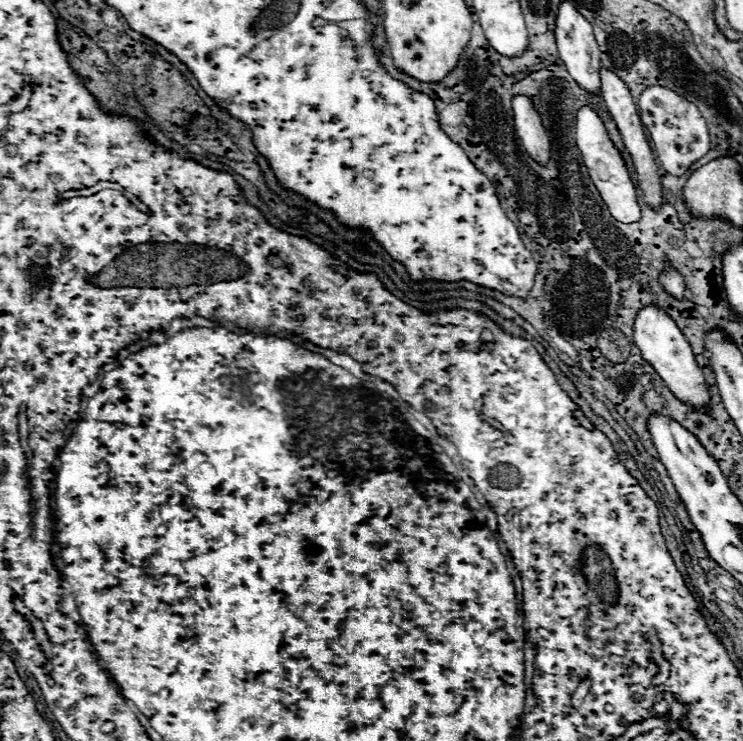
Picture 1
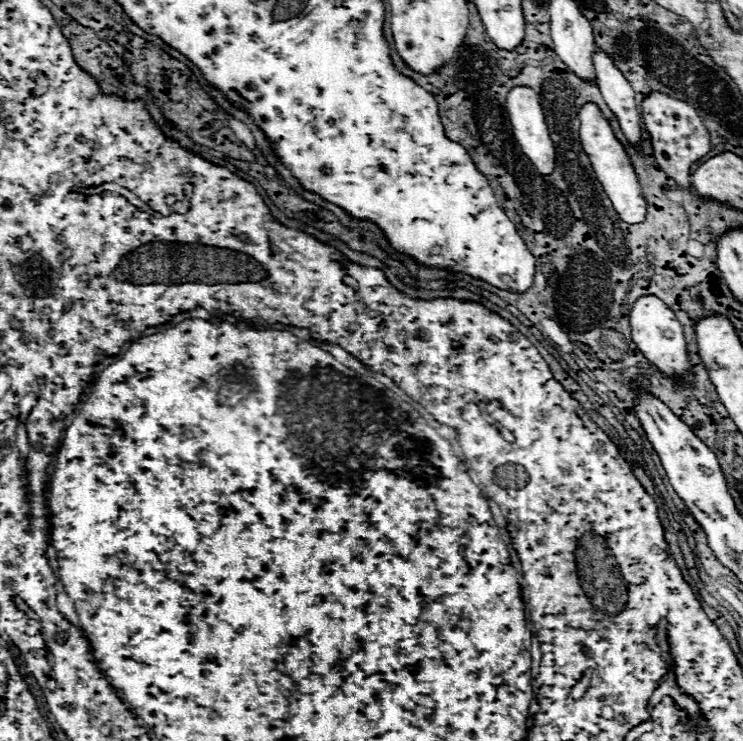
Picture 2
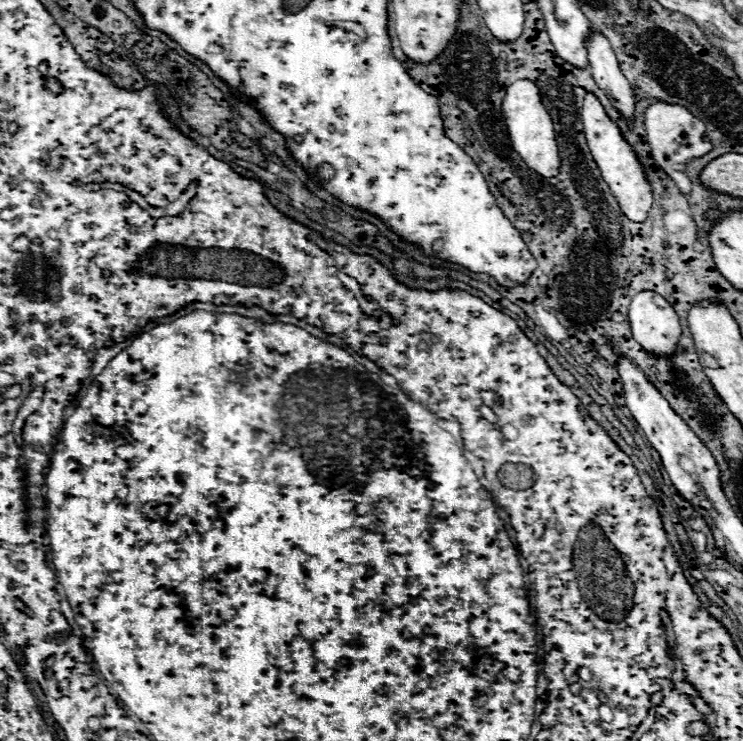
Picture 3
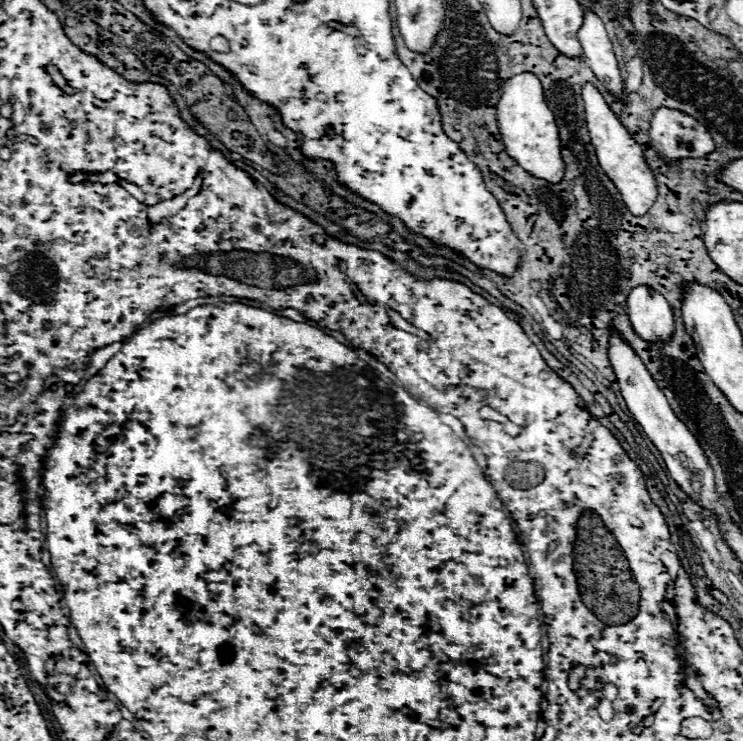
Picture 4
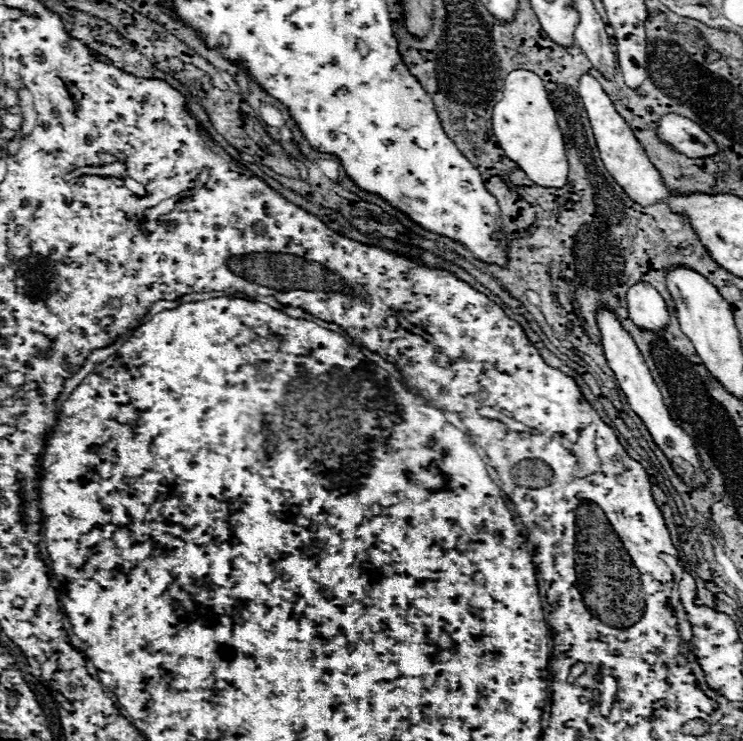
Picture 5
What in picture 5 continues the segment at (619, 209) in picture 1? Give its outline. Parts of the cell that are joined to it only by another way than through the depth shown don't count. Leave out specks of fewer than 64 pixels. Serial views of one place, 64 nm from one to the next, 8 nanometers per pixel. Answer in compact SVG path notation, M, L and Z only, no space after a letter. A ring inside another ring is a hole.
M588 74L582 76L580 78L580 86L578 86L578 94L580 94L582 102L584 102L586 112L588 112L588 120L590 120L594 138L596 138L596 146L600 150L600 158L602 158L606 170L610 172L610 176L614 176L614 180L618 180L618 184L622 186L626 196L630 196L630 200L634 200L640 206L650 206L650 204L656 204L658 200L668 198L668 192L666 192L666 188L662 184L662 178L660 178L658 170L648 160L644 148L634 138L630 126L616 112L612 100L602 90L598 80L594 80Z

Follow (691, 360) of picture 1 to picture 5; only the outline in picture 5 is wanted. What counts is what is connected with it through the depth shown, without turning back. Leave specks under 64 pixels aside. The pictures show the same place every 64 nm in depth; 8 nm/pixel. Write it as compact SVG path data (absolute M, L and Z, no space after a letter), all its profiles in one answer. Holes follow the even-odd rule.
M646 282L634 284L628 294L628 314L638 328L646 328L650 332L660 332L662 328L668 326L670 314L664 298Z

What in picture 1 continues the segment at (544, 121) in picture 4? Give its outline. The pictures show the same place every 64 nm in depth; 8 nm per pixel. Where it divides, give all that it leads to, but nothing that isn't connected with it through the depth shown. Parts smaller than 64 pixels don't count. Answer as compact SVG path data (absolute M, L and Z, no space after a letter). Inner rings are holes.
M514 96L512 110L514 110L516 134L520 136L524 148L534 160L546 164L550 156L550 140L544 132L538 112L532 108L532 102L526 96Z

